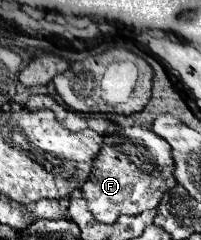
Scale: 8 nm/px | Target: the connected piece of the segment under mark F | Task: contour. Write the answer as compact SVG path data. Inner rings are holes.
M117 126L111 134L103 136L103 146L93 160L89 180L81 192L87 200L89 212L97 222L113 224L119 216L135 216L145 210L153 210L163 194L177 184L173 178L173 156L169 144L149 128L121 128Z

